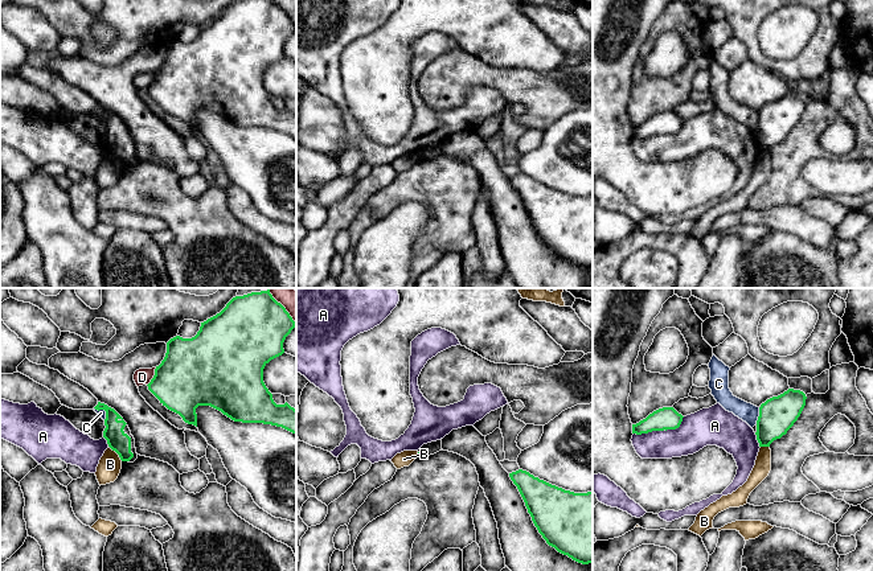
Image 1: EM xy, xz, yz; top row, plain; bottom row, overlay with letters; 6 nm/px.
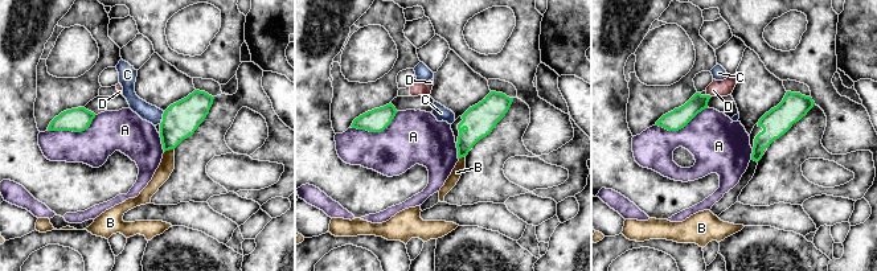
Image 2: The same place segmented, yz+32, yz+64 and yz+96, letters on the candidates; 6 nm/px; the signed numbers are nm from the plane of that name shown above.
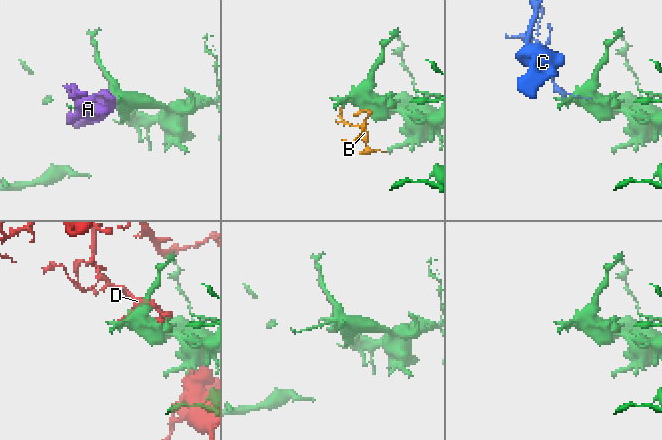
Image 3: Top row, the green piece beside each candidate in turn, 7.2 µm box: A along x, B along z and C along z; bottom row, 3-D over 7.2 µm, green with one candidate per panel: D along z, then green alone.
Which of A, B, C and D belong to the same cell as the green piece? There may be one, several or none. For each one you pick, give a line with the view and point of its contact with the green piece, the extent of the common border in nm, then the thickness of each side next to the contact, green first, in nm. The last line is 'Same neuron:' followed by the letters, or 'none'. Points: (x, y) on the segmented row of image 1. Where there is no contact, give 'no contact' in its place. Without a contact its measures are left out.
Same neuron: none

